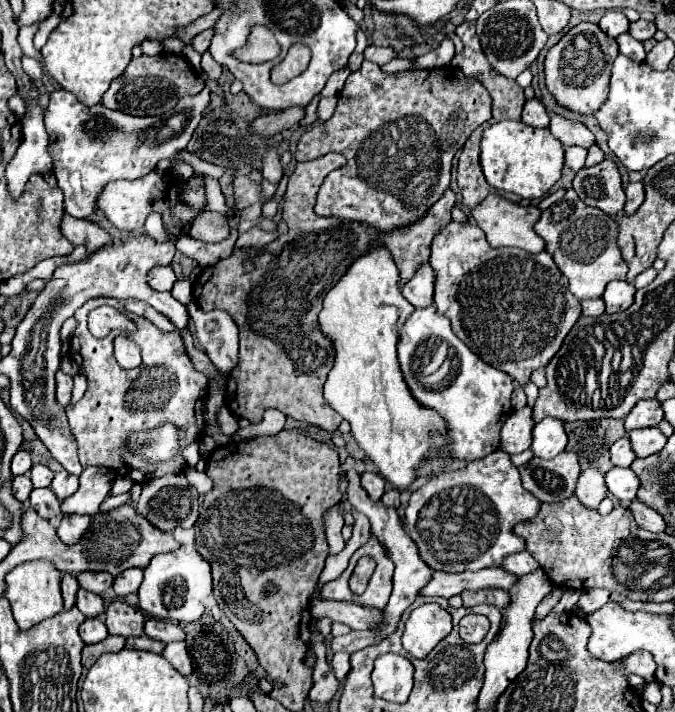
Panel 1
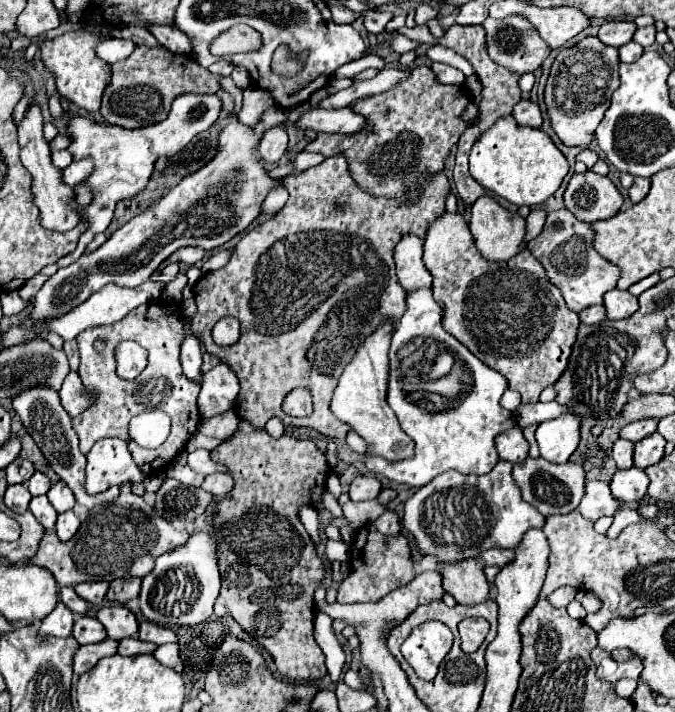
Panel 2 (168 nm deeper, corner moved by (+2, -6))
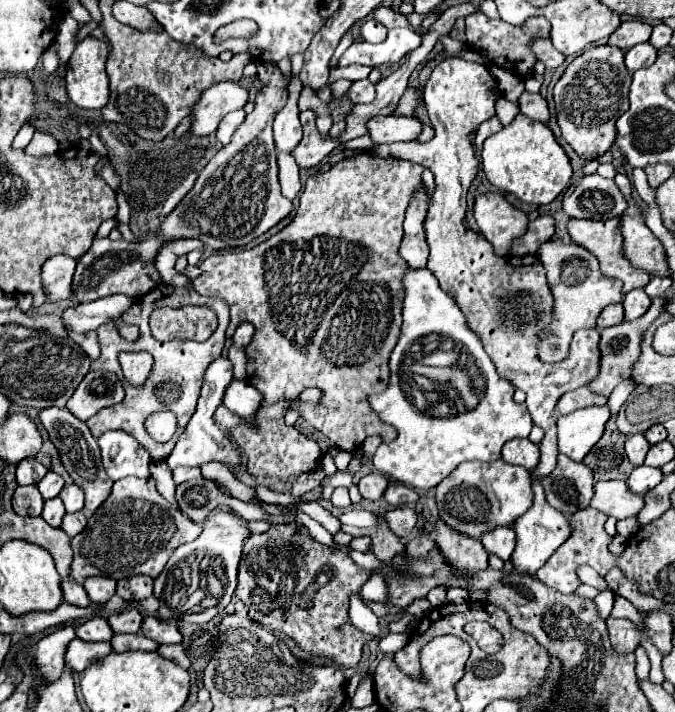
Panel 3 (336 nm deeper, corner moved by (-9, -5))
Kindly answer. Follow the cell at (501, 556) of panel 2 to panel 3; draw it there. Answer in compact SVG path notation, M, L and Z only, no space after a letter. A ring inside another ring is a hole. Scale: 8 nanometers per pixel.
M496 527L494 531L490 531L482 537L482 545L484 545L486 553L496 555L502 561L508 561L516 547L516 535L514 535L512 527Z

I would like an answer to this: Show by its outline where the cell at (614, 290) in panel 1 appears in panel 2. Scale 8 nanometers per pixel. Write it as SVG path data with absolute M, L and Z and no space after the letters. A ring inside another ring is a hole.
M613 288L609 294L605 294L605 308L607 308L609 320L623 320L623 318L629 318L631 314L635 314L639 304L637 304L637 298L633 294L629 294L627 290L621 292L621 290Z

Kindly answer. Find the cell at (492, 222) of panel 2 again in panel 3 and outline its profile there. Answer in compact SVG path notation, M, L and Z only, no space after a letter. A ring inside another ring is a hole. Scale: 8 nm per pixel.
M484 193L474 201L474 217L480 233L492 243L500 257L510 255L512 241L522 237L528 229L528 215L510 205L502 193Z

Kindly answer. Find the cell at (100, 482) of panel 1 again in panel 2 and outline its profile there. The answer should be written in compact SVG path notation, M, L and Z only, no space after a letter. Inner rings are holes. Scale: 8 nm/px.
M103 438L87 454L87 484L89 494L105 492L121 482L143 482L145 472L135 464L125 440Z

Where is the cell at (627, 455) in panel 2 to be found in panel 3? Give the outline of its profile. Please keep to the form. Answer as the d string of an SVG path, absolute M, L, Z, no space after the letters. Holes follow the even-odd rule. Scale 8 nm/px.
M640 433L628 437L628 441L626 441L626 455L634 465L642 465L644 463L648 449L650 449L650 443Z

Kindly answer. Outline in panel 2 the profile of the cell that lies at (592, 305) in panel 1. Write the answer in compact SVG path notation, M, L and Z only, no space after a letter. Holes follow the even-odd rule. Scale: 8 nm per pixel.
M605 306L587 308L585 312L579 312L579 318L583 324L599 324L601 320L605 320Z

